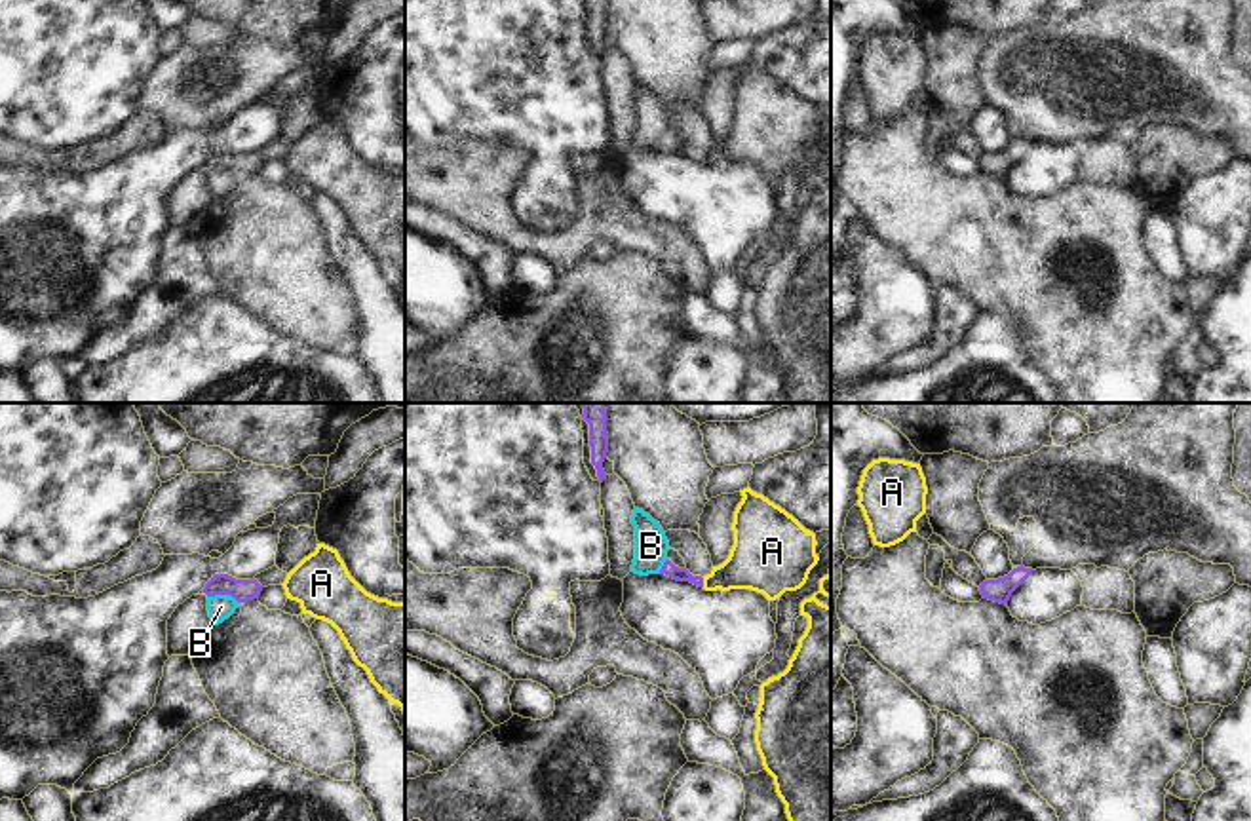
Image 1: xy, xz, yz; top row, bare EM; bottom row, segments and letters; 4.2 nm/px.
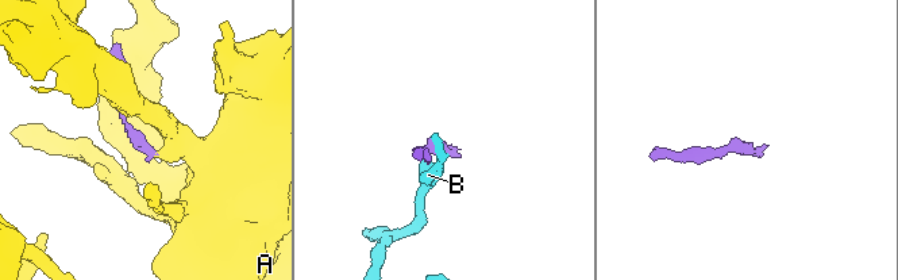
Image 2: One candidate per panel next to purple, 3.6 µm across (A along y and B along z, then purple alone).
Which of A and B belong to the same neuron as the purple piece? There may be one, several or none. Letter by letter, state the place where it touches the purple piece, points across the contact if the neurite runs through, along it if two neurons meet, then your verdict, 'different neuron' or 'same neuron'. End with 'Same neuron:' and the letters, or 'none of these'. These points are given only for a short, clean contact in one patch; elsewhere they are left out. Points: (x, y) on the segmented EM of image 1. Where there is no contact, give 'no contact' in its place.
A: contact xz (702, 582); way xz (681, 574), (702, 582), (729, 576), (757, 561); same neuron
B: contact xy (223, 593); border xy (208, 595), (230, 595), (238, 603); different neuron
Same neuron: A

